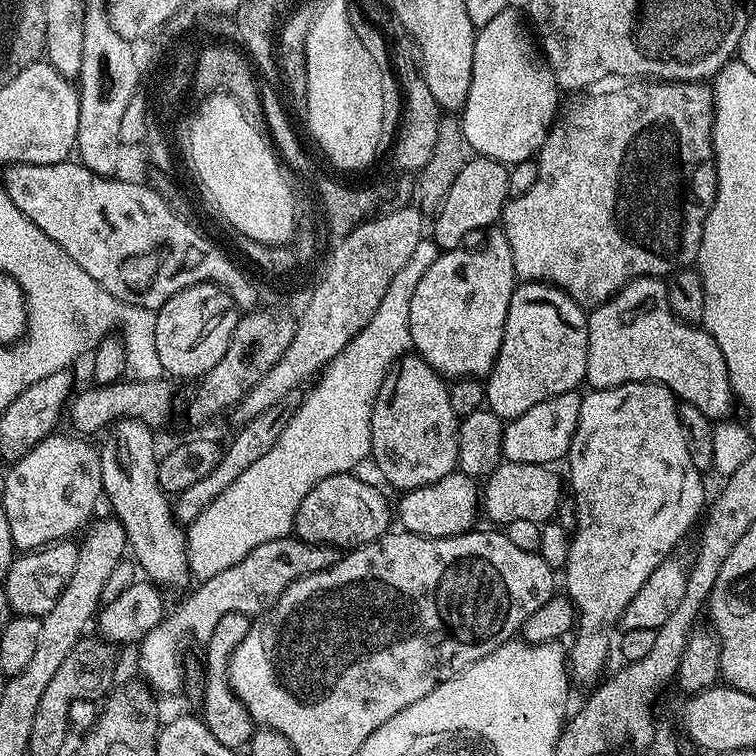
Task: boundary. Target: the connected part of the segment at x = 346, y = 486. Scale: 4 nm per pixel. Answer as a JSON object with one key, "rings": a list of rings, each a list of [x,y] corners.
{"rings":[[[343,472],[330,478],[322,478],[302,498],[302,506],[298,506],[294,532],[301,540],[308,544],[327,544],[337,550],[351,550],[359,548],[361,544],[372,544],[379,536],[383,536],[389,531],[390,523],[394,520],[394,512],[388,509],[388,500],[372,484],[367,484],[364,480],[359,480],[352,472]]]}

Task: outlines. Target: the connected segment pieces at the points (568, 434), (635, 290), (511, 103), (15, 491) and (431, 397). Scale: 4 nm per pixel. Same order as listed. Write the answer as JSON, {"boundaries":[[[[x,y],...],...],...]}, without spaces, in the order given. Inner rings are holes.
{"boundaries":[[[[567,392],[554,399],[540,403],[538,408],[532,408],[526,414],[514,421],[509,421],[503,432],[503,459],[507,463],[542,464],[545,466],[563,461],[569,446],[572,445],[573,435],[576,433],[577,420],[581,412],[581,395]]],[[[642,276],[630,281],[622,286],[620,290],[609,297],[604,303],[593,307],[587,313],[588,318],[588,357],[586,358],[586,384],[589,389],[598,388],[617,388],[623,384],[633,384],[634,382],[648,382],[650,384],[664,384],[672,391],[685,405],[697,408],[703,416],[708,417],[713,422],[723,421],[732,412],[732,404],[734,408],[734,397],[732,388],[728,384],[728,367],[726,366],[726,358],[722,358],[722,350],[718,346],[718,342],[714,342],[714,338],[703,327],[694,324],[685,324],[683,320],[674,315],[672,307],[668,301],[668,286],[663,279],[654,276]]],[[[510,6],[478,29],[474,42],[470,90],[459,117],[464,127],[464,137],[473,153],[488,156],[491,160],[509,166],[531,160],[537,155],[562,104],[561,89],[556,87],[556,79],[534,39],[533,29],[521,13],[520,16],[515,12],[515,7]]],[[[53,434],[41,440],[26,455],[15,461],[11,465],[12,469],[4,476],[2,507],[6,510],[6,518],[10,522],[12,547],[21,553],[47,548],[57,542],[67,541],[80,527],[83,529],[93,519],[92,507],[95,506],[96,499],[101,499],[104,491],[100,452],[97,449],[92,449],[87,444],[89,442],[87,439],[69,435]]],[[[405,354],[395,361],[394,367],[384,379],[380,394],[372,405],[372,451],[371,459],[376,459],[380,472],[399,490],[425,488],[451,472],[457,471],[458,465],[458,417],[450,406],[449,385],[445,377],[435,372],[421,356]]]]}

